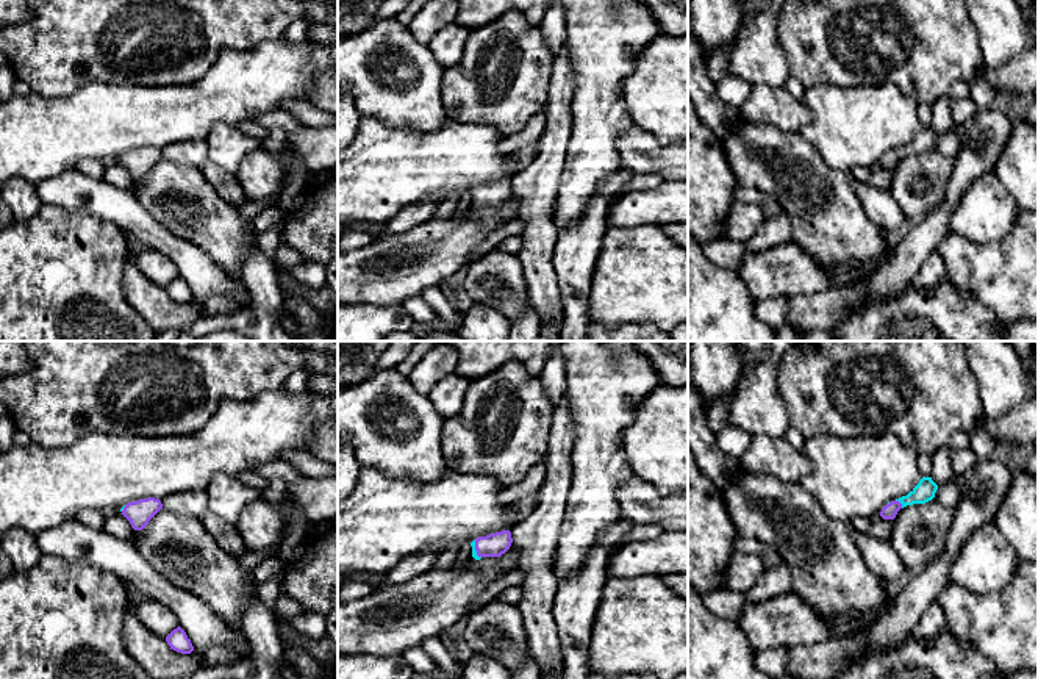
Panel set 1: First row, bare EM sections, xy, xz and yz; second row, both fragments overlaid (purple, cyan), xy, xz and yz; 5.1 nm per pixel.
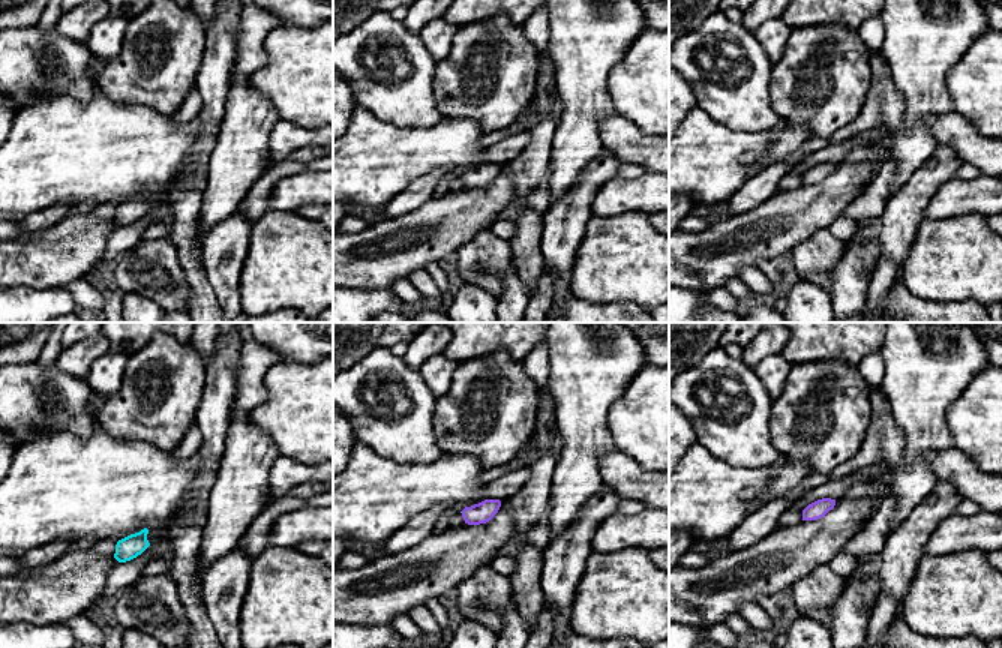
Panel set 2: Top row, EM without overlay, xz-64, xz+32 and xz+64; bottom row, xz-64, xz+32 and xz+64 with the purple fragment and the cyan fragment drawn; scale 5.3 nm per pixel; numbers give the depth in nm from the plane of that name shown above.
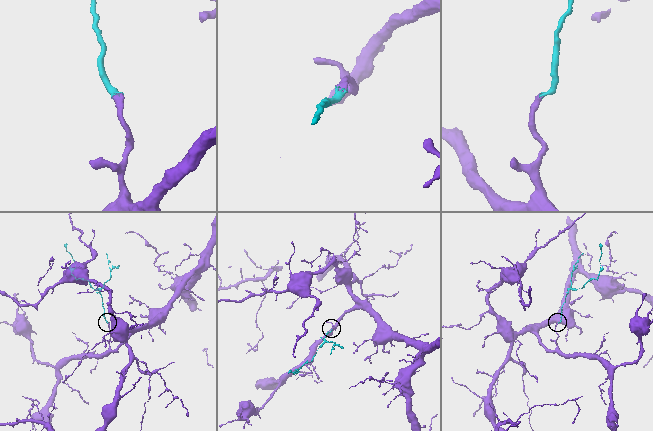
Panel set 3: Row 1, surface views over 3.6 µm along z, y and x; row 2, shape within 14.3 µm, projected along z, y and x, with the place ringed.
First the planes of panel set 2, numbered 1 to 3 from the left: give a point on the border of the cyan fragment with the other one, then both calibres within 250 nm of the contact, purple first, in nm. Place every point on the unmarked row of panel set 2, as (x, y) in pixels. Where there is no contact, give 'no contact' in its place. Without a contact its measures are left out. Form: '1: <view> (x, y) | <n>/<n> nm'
1: no contact
2: no contact
3: no contact

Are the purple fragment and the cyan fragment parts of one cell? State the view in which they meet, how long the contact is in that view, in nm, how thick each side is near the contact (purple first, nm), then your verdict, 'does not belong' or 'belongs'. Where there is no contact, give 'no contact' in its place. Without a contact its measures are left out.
meets purple in yz; contact 60 nm long; 80 nm thick on the purple side, 110 nm on the other; belongs

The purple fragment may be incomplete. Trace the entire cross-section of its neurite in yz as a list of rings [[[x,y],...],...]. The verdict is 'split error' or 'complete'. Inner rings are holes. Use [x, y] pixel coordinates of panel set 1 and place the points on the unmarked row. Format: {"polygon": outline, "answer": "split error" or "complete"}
{"polygon": [[[922,127],[919,133],[907,146],[888,152],[882,158],[880,166],[883,169],[894,169],[900,158],[932,150],[935,147],[936,139],[938,135],[932,130],[932,127]]], "answer": "split error"}

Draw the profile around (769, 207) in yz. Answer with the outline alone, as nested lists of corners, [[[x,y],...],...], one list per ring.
[[[738,185],[735,189],[735,199],[738,202],[757,205],[763,211],[764,217],[778,216],[783,213],[778,202],[772,196],[753,188],[744,188]]]

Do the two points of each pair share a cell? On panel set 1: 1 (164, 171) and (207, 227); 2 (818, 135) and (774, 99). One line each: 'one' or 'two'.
1: one
2: two

